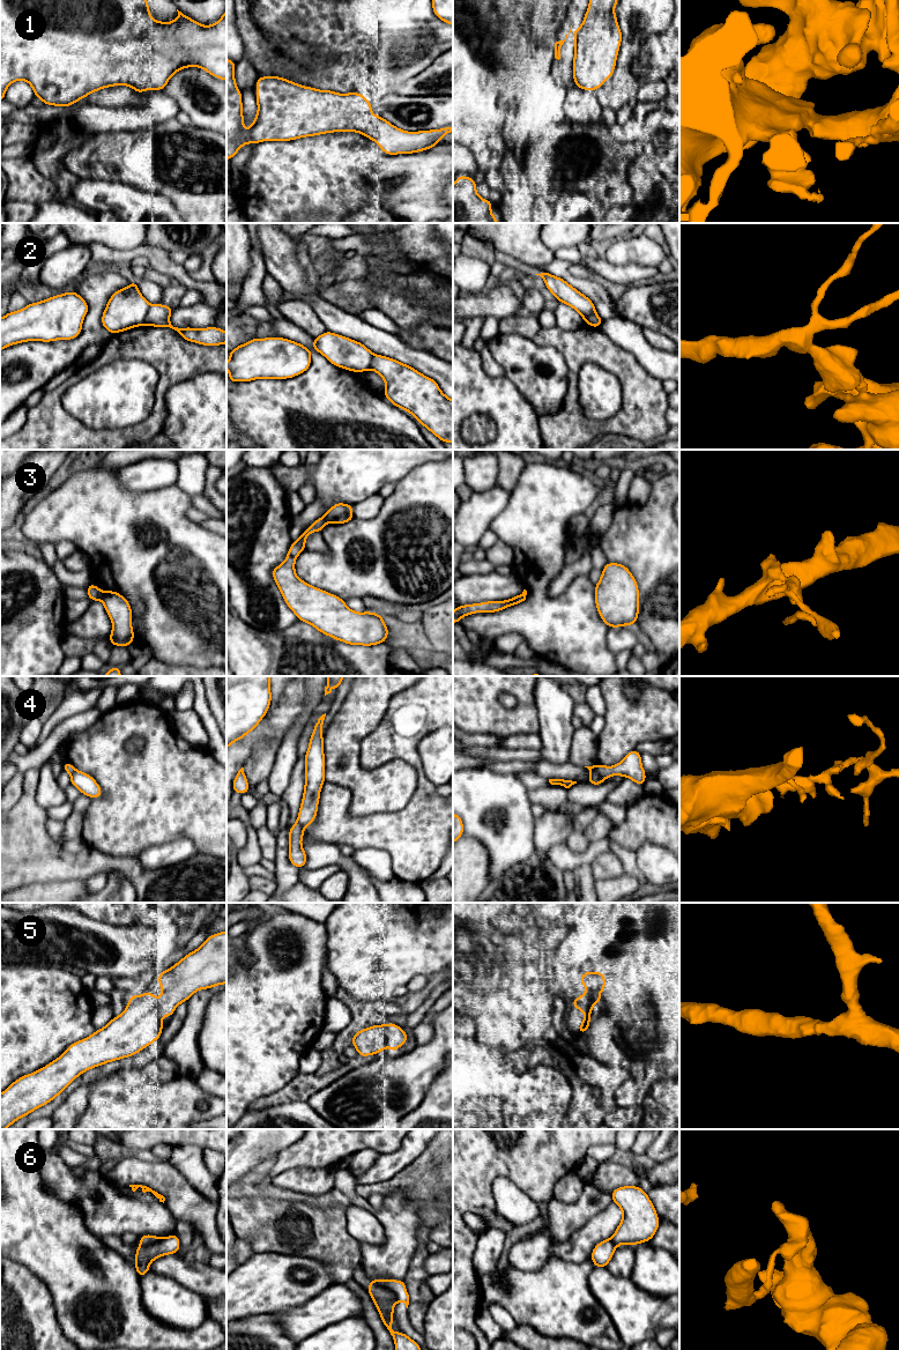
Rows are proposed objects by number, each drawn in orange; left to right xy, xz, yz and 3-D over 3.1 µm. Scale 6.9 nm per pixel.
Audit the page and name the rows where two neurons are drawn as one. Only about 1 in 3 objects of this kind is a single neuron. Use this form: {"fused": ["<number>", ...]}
{"fused": ["2", "3", "4", "6"]}

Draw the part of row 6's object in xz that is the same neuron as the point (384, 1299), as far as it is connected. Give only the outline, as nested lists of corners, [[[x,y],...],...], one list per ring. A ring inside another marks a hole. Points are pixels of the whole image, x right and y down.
[[[372,1283],[366,1288],[366,1291],[373,1299],[374,1306],[379,1311],[382,1323],[389,1330],[394,1340],[395,1350],[422,1350],[421,1345],[418,1345],[404,1333],[398,1333],[392,1329],[392,1322],[394,1320],[393,1311],[396,1304],[396,1297],[394,1292]]]

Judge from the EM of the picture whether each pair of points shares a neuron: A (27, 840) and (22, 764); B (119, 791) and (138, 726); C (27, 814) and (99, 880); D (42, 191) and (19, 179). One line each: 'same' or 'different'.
A: different
B: same
C: different
D: same

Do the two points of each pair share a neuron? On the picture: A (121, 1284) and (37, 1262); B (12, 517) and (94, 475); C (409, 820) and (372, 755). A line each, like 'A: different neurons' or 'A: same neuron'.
A: same neuron
B: different neurons
C: same neuron

